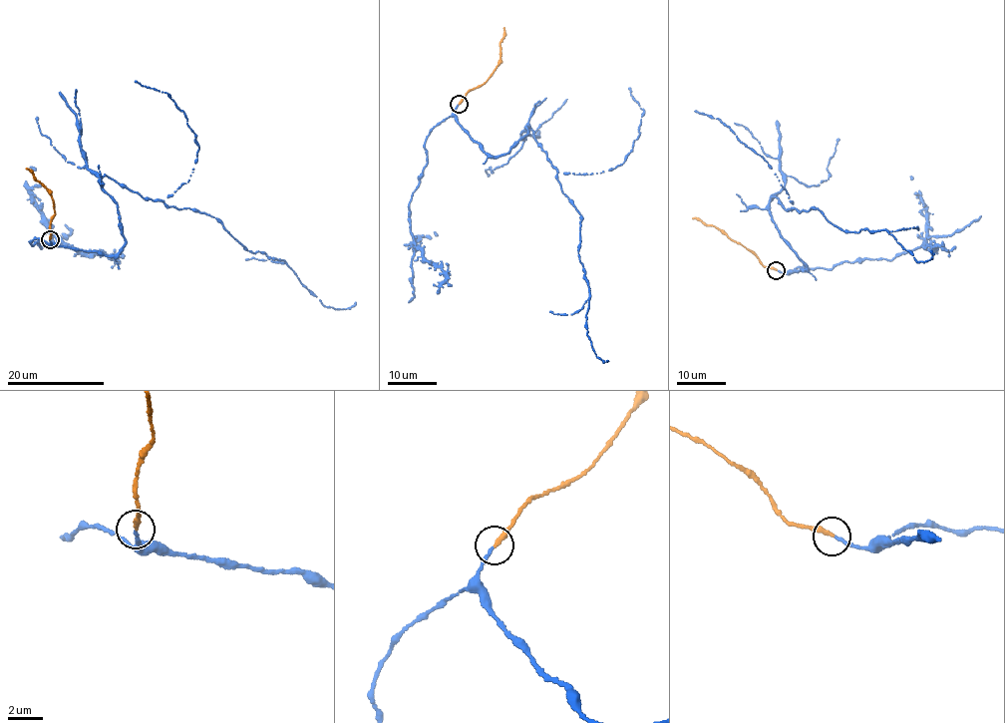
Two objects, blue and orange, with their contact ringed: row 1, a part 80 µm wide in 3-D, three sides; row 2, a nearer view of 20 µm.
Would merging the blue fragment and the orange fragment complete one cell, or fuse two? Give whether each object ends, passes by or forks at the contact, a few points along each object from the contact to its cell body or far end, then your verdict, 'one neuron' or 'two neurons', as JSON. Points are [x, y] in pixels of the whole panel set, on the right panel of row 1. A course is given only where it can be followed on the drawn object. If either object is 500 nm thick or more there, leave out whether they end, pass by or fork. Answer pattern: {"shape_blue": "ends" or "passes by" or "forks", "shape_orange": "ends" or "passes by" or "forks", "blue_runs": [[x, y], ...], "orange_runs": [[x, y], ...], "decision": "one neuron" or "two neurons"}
{"shape_blue": "ends", "shape_orange": "ends", "blue_runs": [[777, 269], [806, 267], [773, 219], [774, 196], [843, 231], [886, 229], [917, 262], [930, 250]], "orange_runs": [[776, 269], [766, 267], [757, 256], [714, 225], [706, 225], [693, 217]], "decision": "one neuron"}

